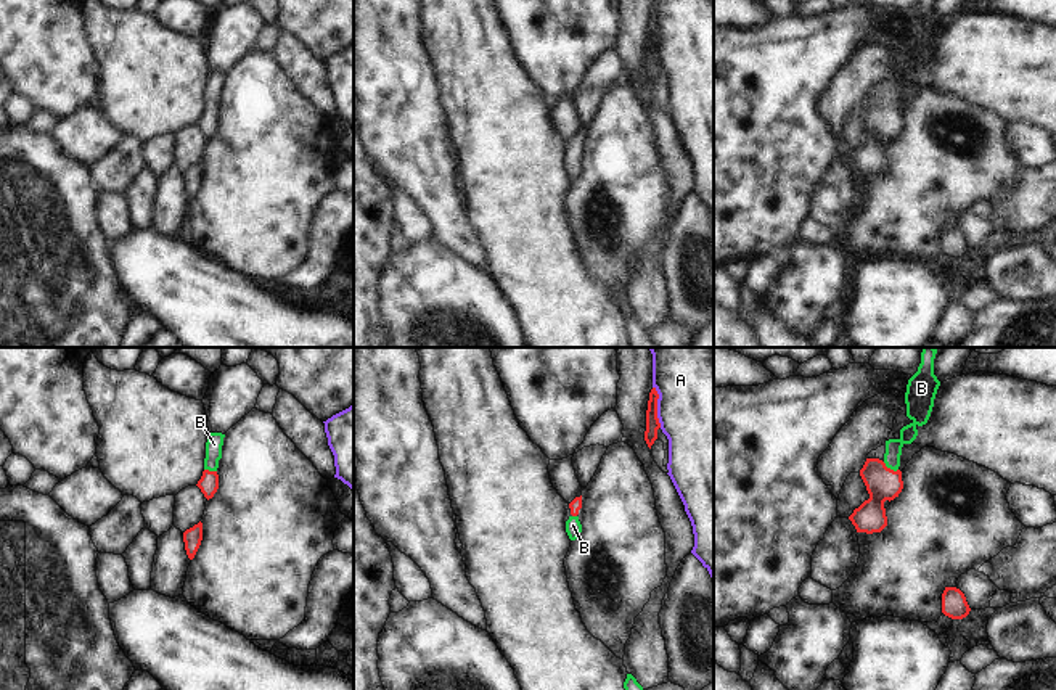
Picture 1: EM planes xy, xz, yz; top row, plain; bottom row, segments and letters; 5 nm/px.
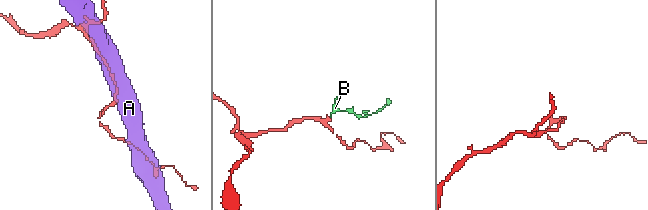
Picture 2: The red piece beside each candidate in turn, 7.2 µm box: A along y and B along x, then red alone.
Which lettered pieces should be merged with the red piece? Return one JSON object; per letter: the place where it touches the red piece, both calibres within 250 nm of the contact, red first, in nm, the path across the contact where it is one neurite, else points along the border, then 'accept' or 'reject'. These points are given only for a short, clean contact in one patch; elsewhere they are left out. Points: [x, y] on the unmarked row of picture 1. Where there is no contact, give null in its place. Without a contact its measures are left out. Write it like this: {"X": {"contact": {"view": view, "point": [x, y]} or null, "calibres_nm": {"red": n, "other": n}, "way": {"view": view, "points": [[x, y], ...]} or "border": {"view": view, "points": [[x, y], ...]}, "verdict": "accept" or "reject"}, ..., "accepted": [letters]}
{"A": {"contact": {"view": "xz", "point": [656, 47]}, "calibres_nm": {"red": 70, "other": 480}, "verdict": "reject"}, "B": {"contact": {"view": "yz", "point": [889, 108]}, "calibres_nm": {"red": 160, "other": 90}, "way": {"view": "yz", "points": [[883, 123], [889, 108], [892, 89], [908, 73]]}, "verdict": "accept"}, "accepted": ["B"]}

